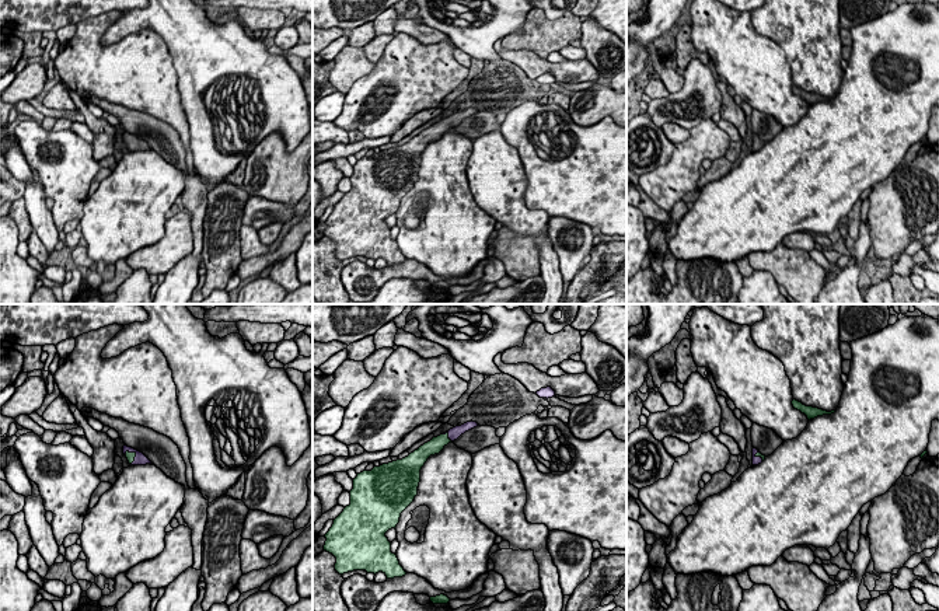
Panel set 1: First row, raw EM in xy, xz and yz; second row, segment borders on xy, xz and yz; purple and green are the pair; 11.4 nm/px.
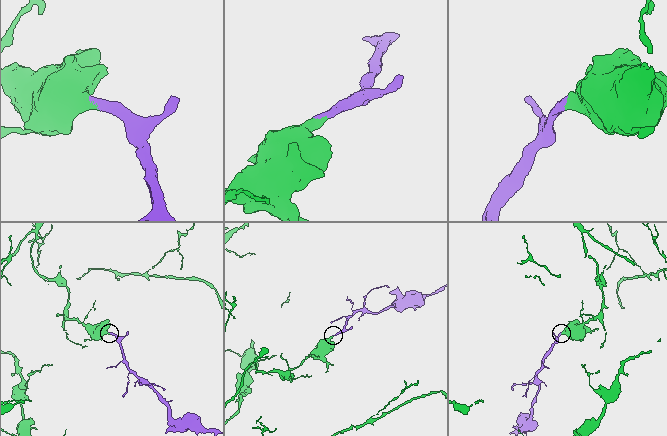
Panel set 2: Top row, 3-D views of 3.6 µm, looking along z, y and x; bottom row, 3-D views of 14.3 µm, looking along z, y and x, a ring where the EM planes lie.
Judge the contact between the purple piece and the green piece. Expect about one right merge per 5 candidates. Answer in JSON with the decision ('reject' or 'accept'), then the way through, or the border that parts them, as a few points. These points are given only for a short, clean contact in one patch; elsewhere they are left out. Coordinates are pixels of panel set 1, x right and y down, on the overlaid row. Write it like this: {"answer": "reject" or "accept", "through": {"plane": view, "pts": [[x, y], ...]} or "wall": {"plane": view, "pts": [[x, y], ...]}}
{"answer": "accept", "through": {"plane": "xz", "pts": [[454, 433], [449, 436], [436, 444]]}}

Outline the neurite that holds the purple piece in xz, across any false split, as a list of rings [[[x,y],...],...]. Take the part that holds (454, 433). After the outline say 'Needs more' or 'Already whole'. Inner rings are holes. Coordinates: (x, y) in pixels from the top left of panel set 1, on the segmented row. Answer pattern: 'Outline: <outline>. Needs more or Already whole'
Outline: [[[472,420],[455,426],[402,460],[357,474],[349,492],[350,504],[325,534],[324,551],[336,558],[335,570],[339,575],[353,570],[383,572],[387,579],[406,575],[391,552],[385,533],[397,527],[401,513],[418,495],[420,469],[427,458],[477,426]]]. Needs more

